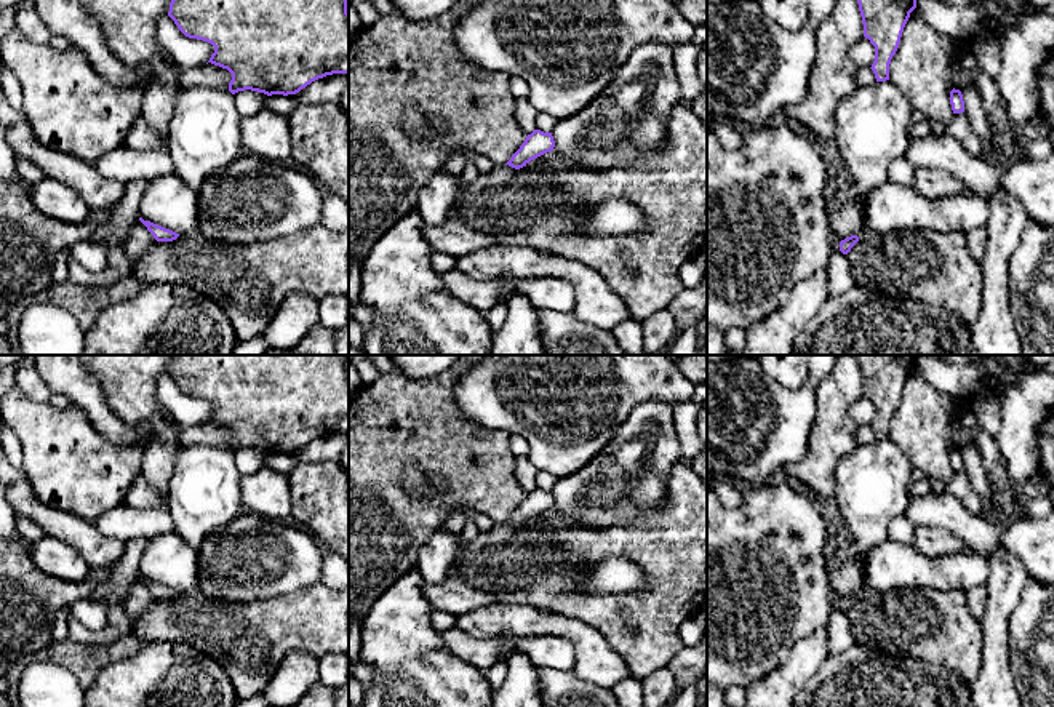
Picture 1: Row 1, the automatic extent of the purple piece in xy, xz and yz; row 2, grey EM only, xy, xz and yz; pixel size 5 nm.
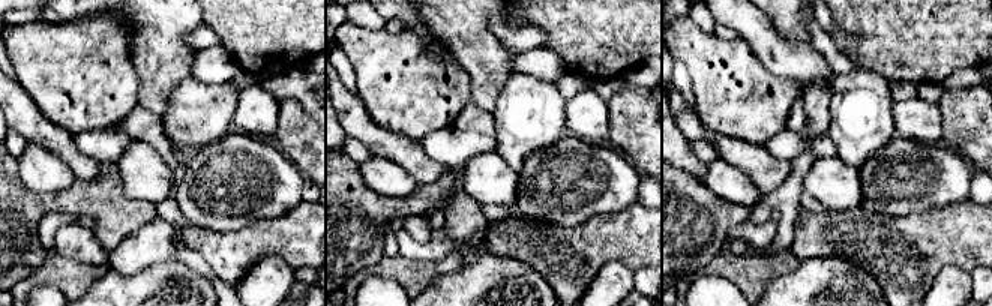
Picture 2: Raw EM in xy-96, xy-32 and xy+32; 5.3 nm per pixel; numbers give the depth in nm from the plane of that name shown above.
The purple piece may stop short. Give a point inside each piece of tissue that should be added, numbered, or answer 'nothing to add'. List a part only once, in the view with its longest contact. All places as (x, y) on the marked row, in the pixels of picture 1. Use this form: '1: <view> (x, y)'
nothing to add

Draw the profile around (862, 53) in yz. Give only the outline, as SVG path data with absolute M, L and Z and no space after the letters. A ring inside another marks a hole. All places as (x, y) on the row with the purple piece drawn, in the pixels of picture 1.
M862 37L851 46L849 56L859 67L872 67L875 61L875 46L870 43L868 38Z

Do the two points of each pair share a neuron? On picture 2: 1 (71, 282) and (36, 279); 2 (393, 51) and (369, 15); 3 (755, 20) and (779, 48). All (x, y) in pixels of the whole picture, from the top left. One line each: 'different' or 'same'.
1: same
2: different
3: same

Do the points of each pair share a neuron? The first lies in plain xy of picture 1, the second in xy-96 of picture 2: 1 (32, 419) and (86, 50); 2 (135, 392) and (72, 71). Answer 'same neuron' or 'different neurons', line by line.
1: same neuron
2: different neurons

